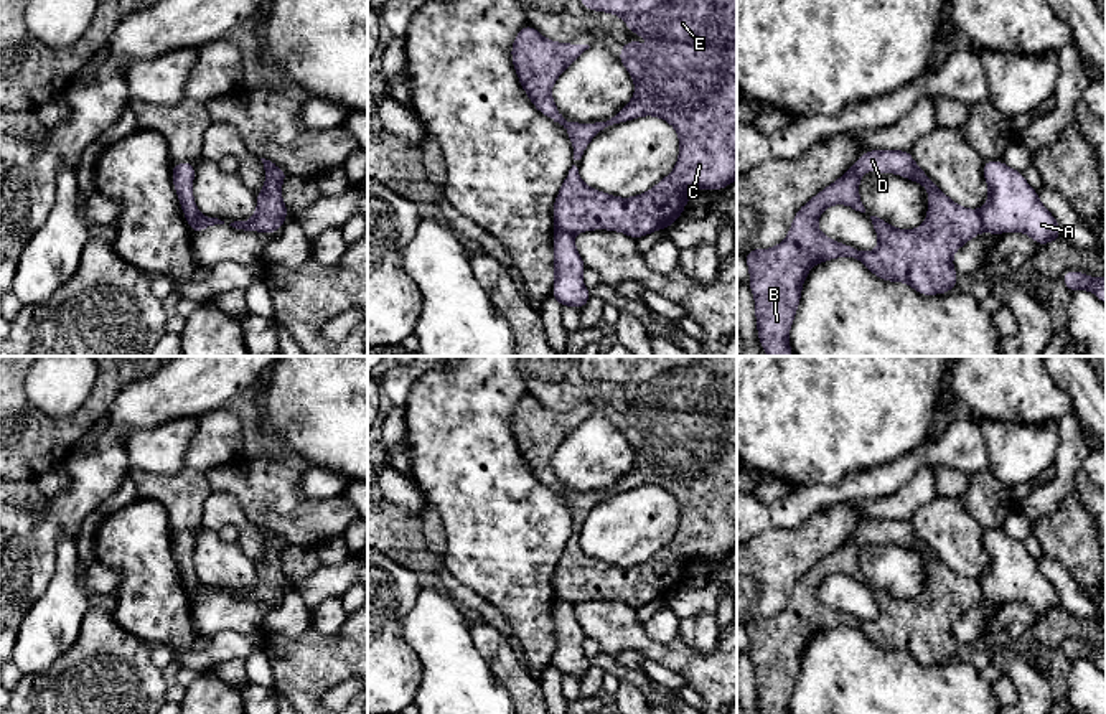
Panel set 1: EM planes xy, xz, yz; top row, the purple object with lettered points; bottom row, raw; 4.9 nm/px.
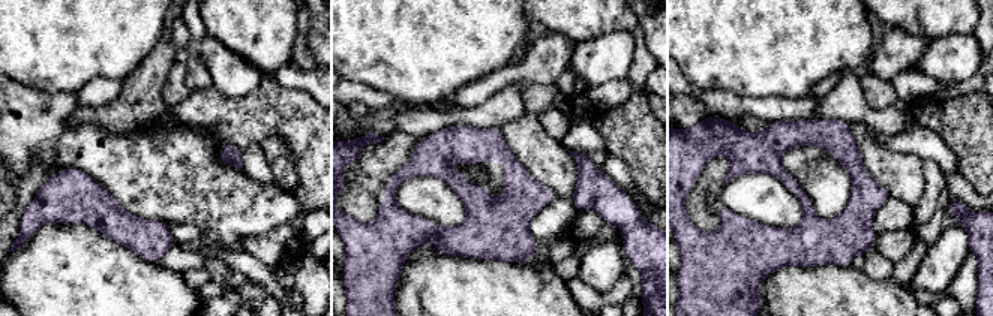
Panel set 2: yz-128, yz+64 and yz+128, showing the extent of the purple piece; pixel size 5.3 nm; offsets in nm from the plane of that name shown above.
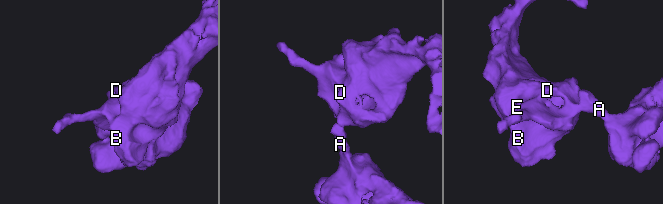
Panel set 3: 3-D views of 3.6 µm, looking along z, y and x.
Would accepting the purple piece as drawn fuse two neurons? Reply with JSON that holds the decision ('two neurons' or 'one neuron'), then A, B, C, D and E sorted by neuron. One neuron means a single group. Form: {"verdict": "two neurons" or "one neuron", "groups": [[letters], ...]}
{"verdict": "two neurons", "groups": [["A"], ["B", "C", "D", "E"]]}

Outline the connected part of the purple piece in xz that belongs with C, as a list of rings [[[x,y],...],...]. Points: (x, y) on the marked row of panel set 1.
[[[580,0],[592,12],[618,15],[631,33],[651,38],[646,51],[638,41],[626,41],[618,61],[635,81],[635,96],[613,117],[592,124],[567,122],[559,112],[551,89],[557,78],[588,49],[588,45],[559,43],[544,38],[526,23],[514,36],[511,59],[518,79],[532,106],[559,122],[569,134],[574,160],[580,160],[590,140],[613,125],[654,115],[669,122],[679,135],[674,170],[651,190],[620,198],[587,186],[572,165],[552,206],[555,229],[570,234],[593,229],[620,231],[640,239],[668,229],[684,211],[696,188],[715,191],[737,180],[737,0]]]

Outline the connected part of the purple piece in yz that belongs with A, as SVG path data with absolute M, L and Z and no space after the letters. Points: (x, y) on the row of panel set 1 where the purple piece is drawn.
M984 160L982 171L989 188L989 198L977 211L984 231L994 236L1025 233L1040 247L1061 239L1060 223L1042 204L1022 171L997 160Z

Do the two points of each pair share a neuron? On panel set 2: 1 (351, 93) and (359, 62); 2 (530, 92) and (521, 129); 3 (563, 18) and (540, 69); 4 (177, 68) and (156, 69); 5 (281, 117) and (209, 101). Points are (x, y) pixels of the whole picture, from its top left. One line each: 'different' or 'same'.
1: different
2: different
3: different
4: different
5: same

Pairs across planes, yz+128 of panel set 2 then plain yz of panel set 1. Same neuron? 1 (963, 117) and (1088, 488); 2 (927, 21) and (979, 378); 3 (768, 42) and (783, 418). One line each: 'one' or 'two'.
1: two
2: one
3: one

